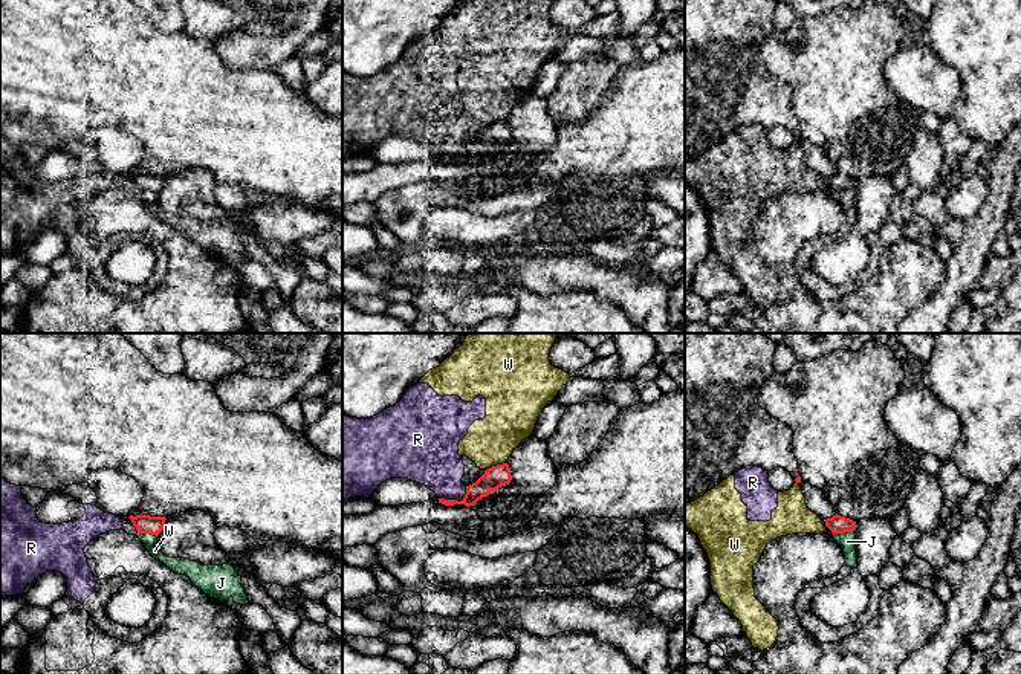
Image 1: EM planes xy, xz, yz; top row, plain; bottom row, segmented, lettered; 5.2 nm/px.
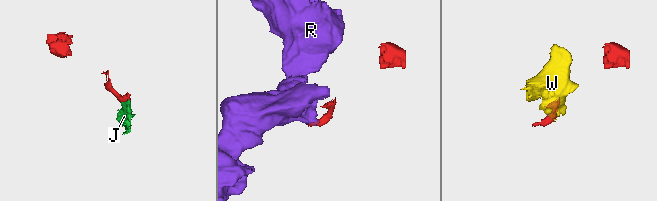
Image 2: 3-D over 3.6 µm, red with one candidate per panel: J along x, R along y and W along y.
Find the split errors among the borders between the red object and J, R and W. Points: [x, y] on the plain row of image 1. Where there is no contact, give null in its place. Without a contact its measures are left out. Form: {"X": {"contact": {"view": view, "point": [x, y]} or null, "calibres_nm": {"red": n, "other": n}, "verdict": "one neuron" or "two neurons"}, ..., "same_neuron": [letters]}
{"J": {"contact": {"view": "yz", "point": [842, 190]}, "calibres_nm": {"red": 100, "other": 90}, "verdict": "two neurons"}, "R": {"contact": {"view": "xz", "point": [456, 158]}, "calibres_nm": {"red": 120, "other": 280}, "verdict": "two neurons"}, "W": {"contact": {"view": "xz", "point": [497, 123]}, "calibres_nm": {"red": 120, "other": 260}, "verdict": "two neurons"}, "same_neuron": []}

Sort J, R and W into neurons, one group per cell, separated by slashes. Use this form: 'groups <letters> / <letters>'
groups J R W

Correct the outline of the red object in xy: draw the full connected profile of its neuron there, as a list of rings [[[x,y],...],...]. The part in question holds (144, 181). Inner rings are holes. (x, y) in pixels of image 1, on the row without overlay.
[[[130,173],[128,174],[136,185],[138,191],[159,193],[165,183],[165,174],[150,174],[150,173]]]

